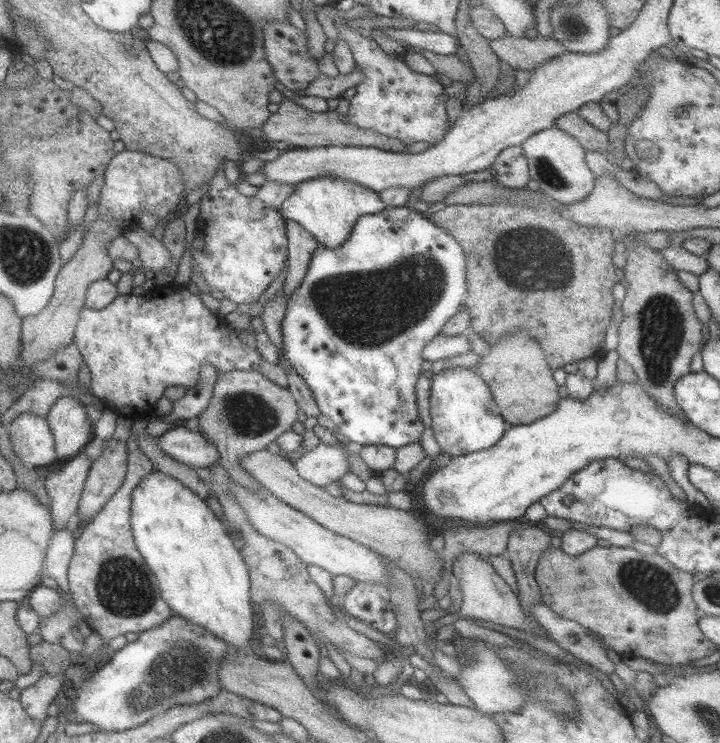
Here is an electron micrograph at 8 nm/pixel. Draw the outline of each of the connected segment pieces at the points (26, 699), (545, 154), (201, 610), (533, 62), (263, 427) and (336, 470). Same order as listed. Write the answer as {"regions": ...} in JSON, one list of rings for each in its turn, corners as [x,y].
{"regions":[[[[45,674],[39,678],[35,685],[30,685],[21,691],[19,701],[34,721],[43,723],[44,720],[47,720],[47,708],[60,690],[64,675]]],[[[556,126],[532,134],[521,146],[530,169],[530,181],[532,180],[532,186],[527,186],[526,189],[542,192],[565,205],[581,201],[598,186],[597,178],[586,165],[585,149],[576,138]]],[[[153,468],[153,471],[150,471],[146,476],[140,479],[139,485],[136,485],[136,488],[132,491],[131,499],[131,531],[137,549],[142,553],[151,572],[155,574],[158,588],[160,588],[160,594],[162,598],[164,598],[164,602],[170,606],[174,615],[184,618],[186,622],[190,622],[190,624],[194,624],[194,626],[202,626],[206,632],[210,632],[210,634],[214,634],[216,638],[226,641],[228,646],[234,646],[237,653],[251,652],[248,642],[254,641],[258,635],[255,634],[253,630],[254,614],[253,604],[252,601],[250,601],[250,573],[248,565],[244,562],[243,556],[240,554],[238,545],[230,535],[224,522],[218,518],[217,514],[210,508],[210,505],[203,498],[200,498],[192,489],[184,486],[182,482],[177,481],[173,476],[159,471],[156,468]]],[[[539,34],[536,39],[504,36],[489,40],[489,45],[500,60],[513,69],[533,71],[538,64],[565,52],[565,46],[554,37]]],[[[231,370],[230,372],[220,374],[217,378],[209,405],[198,416],[199,430],[202,434],[206,434],[208,440],[217,446],[221,456],[219,461],[228,471],[233,482],[237,482],[246,490],[261,490],[263,486],[242,468],[239,460],[244,455],[265,449],[271,442],[278,440],[284,431],[290,431],[291,426],[298,420],[298,412],[300,412],[298,403],[294,400],[293,395],[290,394],[289,388],[278,386],[278,384],[266,378],[260,371]]],[[[334,442],[319,445],[295,461],[299,475],[319,487],[326,487],[349,472],[348,459],[344,449]]]]}

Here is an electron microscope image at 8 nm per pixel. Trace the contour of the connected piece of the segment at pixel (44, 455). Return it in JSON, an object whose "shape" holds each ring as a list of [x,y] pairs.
{"shape":[[[23,412],[6,425],[12,448],[23,464],[49,466],[60,459],[52,429],[43,416]]]}

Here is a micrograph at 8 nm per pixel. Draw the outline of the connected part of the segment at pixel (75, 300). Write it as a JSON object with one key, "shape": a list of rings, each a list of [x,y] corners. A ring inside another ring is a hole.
{"shape":[[[98,218],[92,226],[88,229],[88,234],[85,236],[82,246],[74,254],[73,258],[62,265],[59,270],[55,280],[55,289],[52,298],[48,301],[48,304],[35,316],[25,316],[21,319],[21,351],[19,352],[19,367],[24,369],[31,366],[35,362],[42,362],[47,358],[50,358],[53,354],[56,354],[57,350],[70,345],[74,342],[74,333],[76,330],[76,325],[81,313],[81,308],[85,306],[85,296],[87,288],[93,282],[100,279],[106,279],[108,273],[117,265],[112,261],[112,258],[108,256],[108,251],[106,251],[106,246],[110,240],[118,238],[118,235],[124,234],[126,231],[126,226],[123,220],[111,220],[111,222],[106,222],[101,218]]]}

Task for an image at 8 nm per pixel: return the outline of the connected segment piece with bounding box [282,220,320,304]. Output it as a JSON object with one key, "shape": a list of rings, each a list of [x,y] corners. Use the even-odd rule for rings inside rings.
{"shape":[[[287,220],[287,240],[289,243],[288,274],[282,289],[285,292],[283,295],[286,304],[294,289],[300,286],[302,279],[306,276],[310,259],[320,247],[318,240],[293,220]]]}

